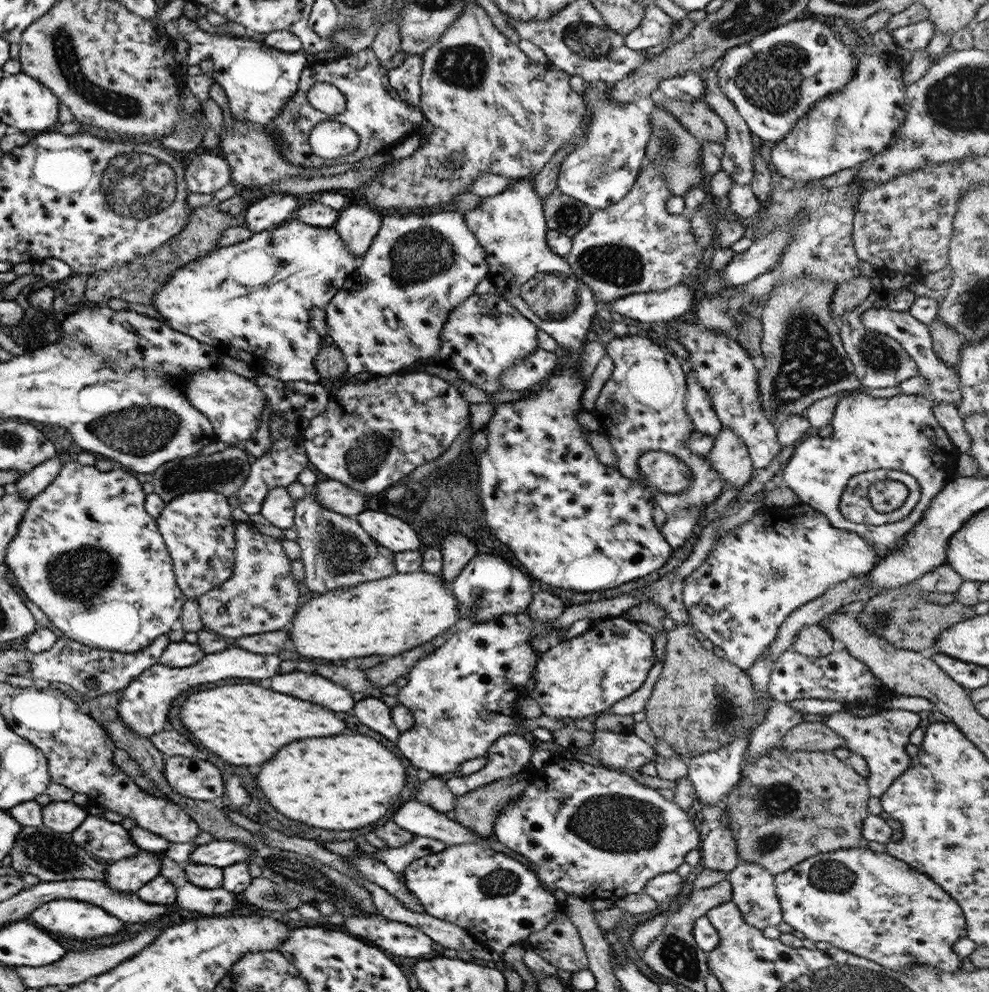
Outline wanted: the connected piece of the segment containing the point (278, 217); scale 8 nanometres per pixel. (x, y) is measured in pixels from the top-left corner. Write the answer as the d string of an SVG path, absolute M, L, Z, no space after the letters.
M269 194L246 206L243 216L244 227L249 232L258 233L276 225L282 225L294 216L295 208L297 208L295 195Z

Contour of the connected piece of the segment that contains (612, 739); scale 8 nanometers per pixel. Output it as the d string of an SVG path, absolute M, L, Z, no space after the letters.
M595 731L585 752L601 764L627 770L640 770L645 763L655 763L658 758L653 747L632 734L611 734Z

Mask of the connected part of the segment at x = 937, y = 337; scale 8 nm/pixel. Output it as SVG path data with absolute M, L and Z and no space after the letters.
M936 318L931 324L928 324L928 329L932 338L933 352L945 366L956 372L959 353L963 345L961 337L953 329L941 324Z

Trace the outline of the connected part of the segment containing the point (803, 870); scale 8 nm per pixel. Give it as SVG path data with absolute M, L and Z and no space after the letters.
M855 847L814 854L773 875L773 886L783 922L815 943L828 942L831 947L868 958L894 971L902 971L915 963L950 973L960 969L960 958L951 950L955 940L966 936L960 906L927 875L886 852Z

